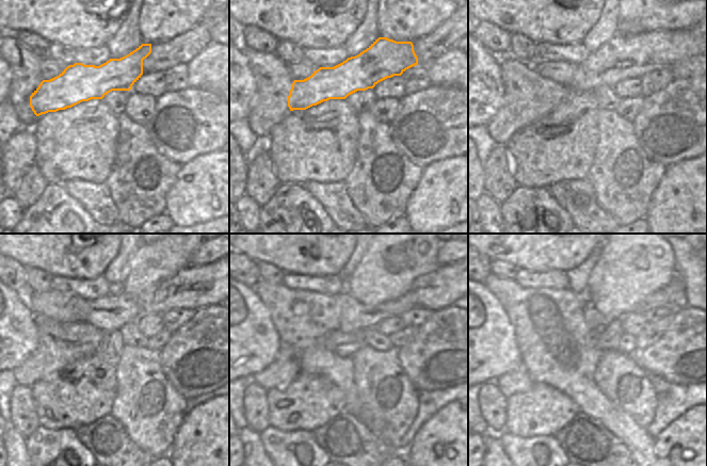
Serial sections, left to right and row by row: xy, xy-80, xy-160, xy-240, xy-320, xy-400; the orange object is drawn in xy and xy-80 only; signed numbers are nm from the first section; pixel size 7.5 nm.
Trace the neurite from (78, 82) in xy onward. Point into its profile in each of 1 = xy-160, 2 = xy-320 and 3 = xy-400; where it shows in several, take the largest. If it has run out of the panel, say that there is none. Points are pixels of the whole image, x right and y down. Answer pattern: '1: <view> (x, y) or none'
1: xy-160 (624, 57)
2: xy-320 (443, 287)
3: xy-400 (675, 290)

